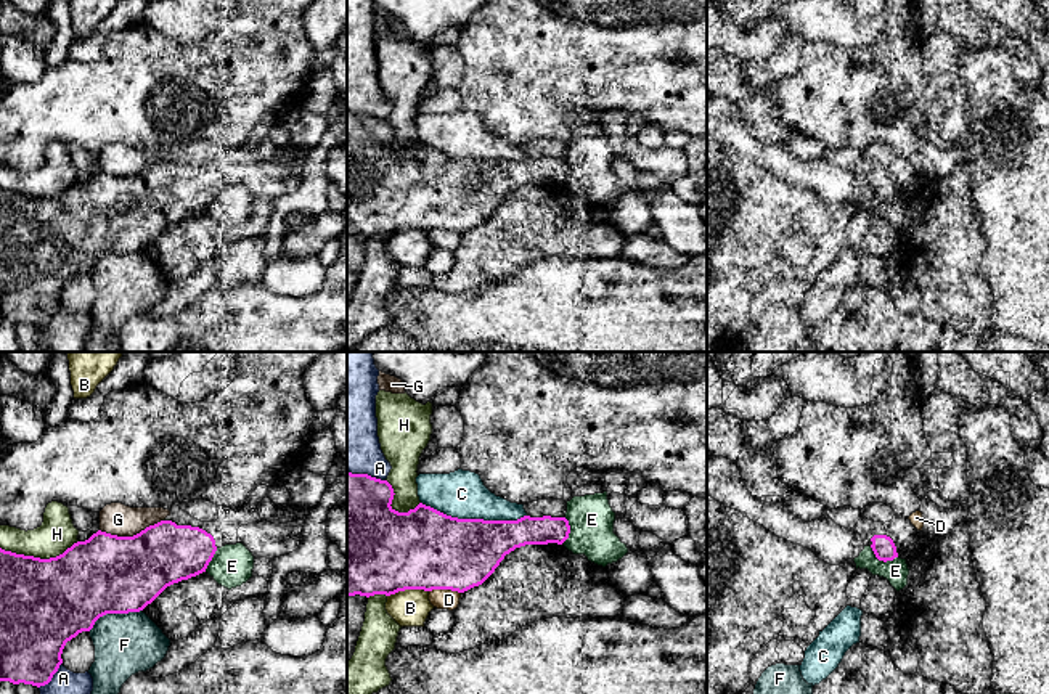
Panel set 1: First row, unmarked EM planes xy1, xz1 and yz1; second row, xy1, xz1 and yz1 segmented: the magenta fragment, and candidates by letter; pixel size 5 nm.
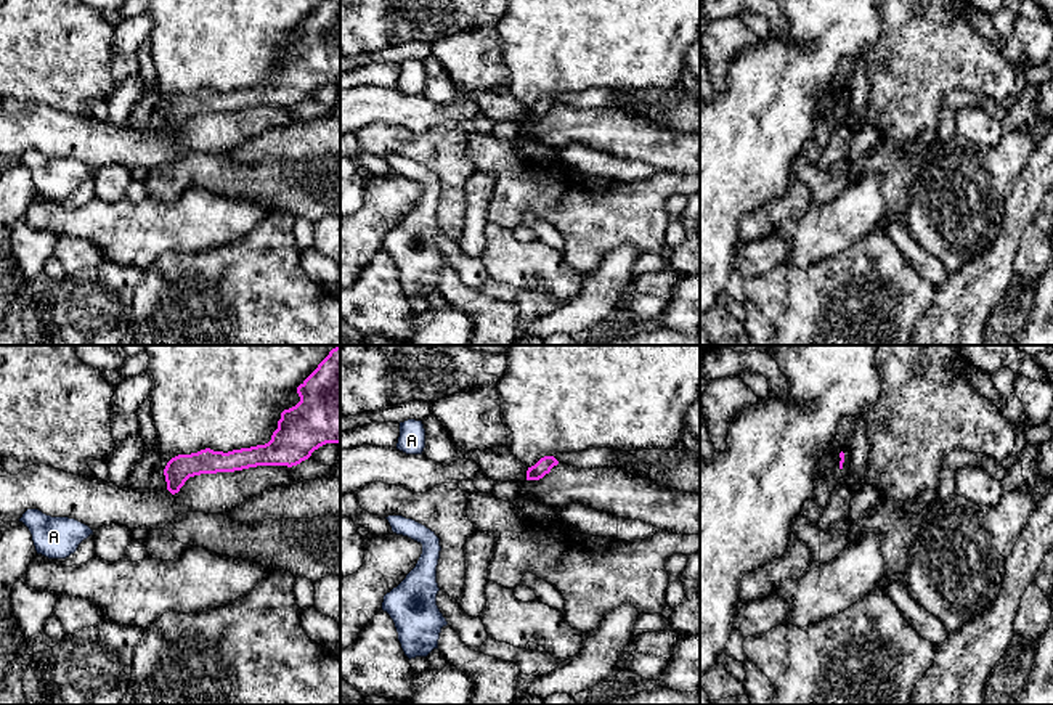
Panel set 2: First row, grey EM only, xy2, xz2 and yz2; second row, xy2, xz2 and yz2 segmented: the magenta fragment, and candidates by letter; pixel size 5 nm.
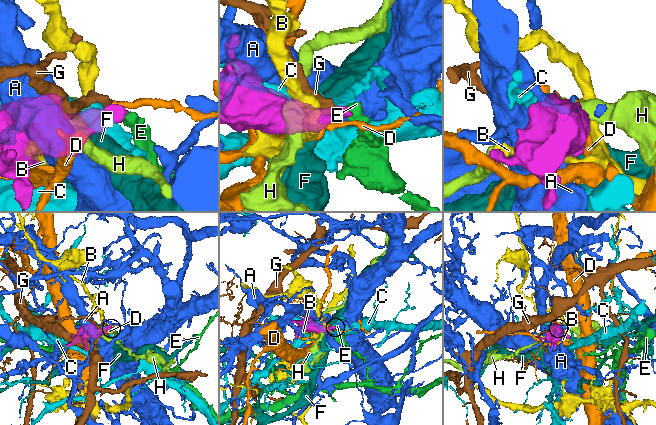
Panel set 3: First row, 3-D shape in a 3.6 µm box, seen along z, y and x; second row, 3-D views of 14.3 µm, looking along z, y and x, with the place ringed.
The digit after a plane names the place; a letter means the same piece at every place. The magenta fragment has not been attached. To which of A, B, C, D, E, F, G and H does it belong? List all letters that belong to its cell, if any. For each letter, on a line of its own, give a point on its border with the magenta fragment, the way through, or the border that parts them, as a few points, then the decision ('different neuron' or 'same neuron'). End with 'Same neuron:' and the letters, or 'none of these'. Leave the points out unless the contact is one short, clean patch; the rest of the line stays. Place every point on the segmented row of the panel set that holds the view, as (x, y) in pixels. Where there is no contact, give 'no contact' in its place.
A: xy1 (52, 677) | different neuron
B: xz1 (407, 588) | different neuron
C: xz1 (474, 519) | different neuron
D: xz1 (445, 588) | different neuron
E: yz1 (882, 559) | different neuron
F: xy1 (114, 612) | different neuron
G: xy1 (130, 537) | along xy1 (163, 519), (132, 535), (111, 535), (100, 530) | different neuron
H: xy1 (39, 558) | different neuron
Same neuron: none of these

